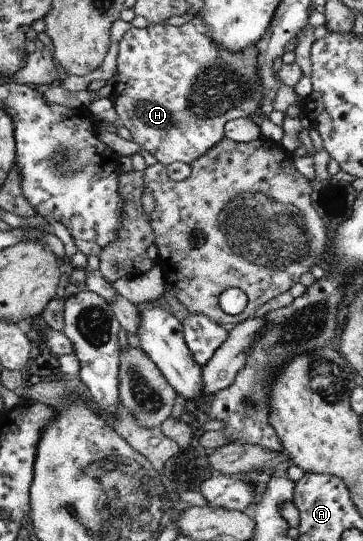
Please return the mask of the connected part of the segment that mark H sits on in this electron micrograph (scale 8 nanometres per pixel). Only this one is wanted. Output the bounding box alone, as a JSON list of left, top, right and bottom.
[110,22,272,165]

